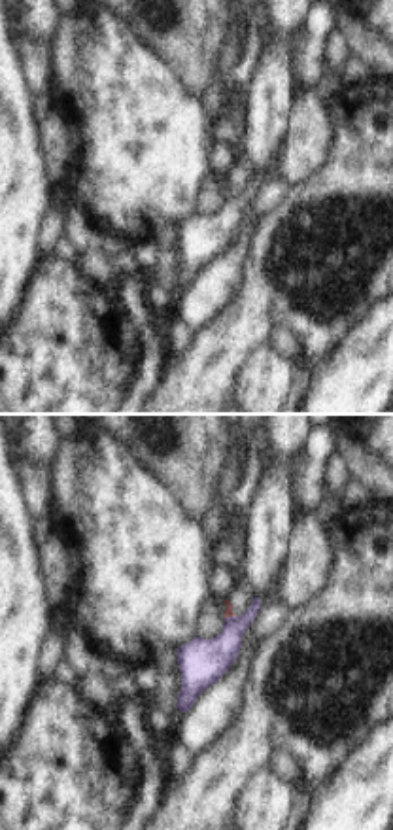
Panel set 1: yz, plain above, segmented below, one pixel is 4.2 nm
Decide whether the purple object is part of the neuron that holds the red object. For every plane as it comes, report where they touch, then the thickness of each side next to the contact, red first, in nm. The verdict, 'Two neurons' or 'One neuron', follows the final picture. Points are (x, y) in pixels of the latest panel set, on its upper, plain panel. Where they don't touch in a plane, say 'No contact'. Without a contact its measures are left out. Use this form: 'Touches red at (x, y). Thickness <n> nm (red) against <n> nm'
Touches red at (229, 191). Thickness 30 nm (red) against 200 nm.

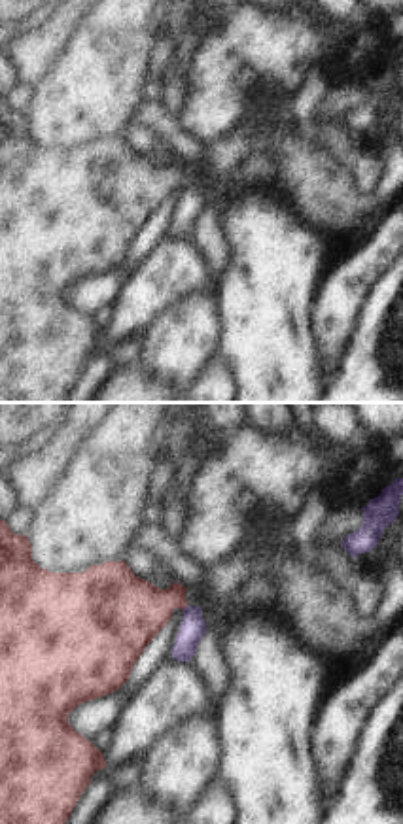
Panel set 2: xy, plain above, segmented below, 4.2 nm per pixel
Touches red at (184, 184). Thickness 320 nm (red) against 110 nm.

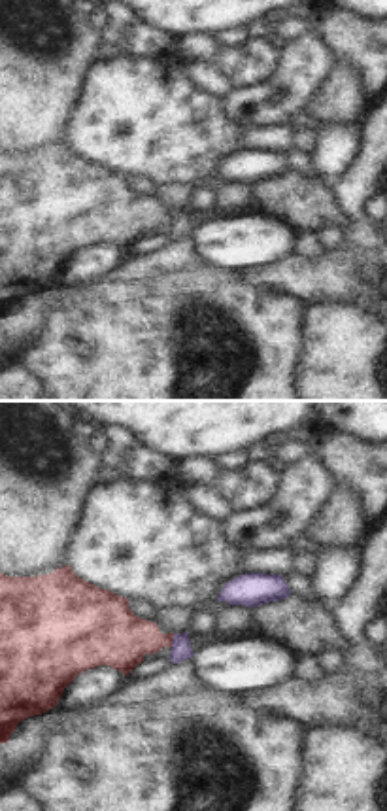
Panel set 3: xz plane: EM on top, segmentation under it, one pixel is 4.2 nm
Touches red at (172, 216). Thickness 260 nm (red) against 90 nm.

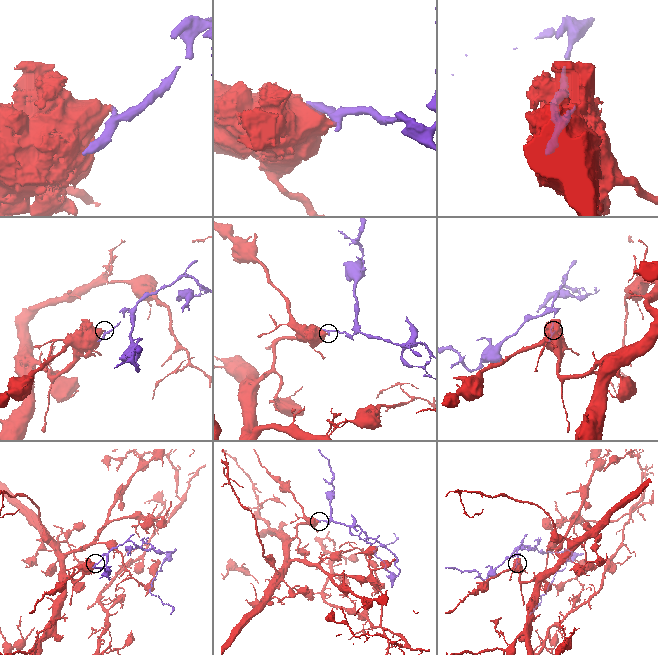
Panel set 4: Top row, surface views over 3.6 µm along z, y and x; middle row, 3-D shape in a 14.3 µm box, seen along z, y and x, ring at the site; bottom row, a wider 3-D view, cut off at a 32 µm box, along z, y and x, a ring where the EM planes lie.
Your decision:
Two neurons.

